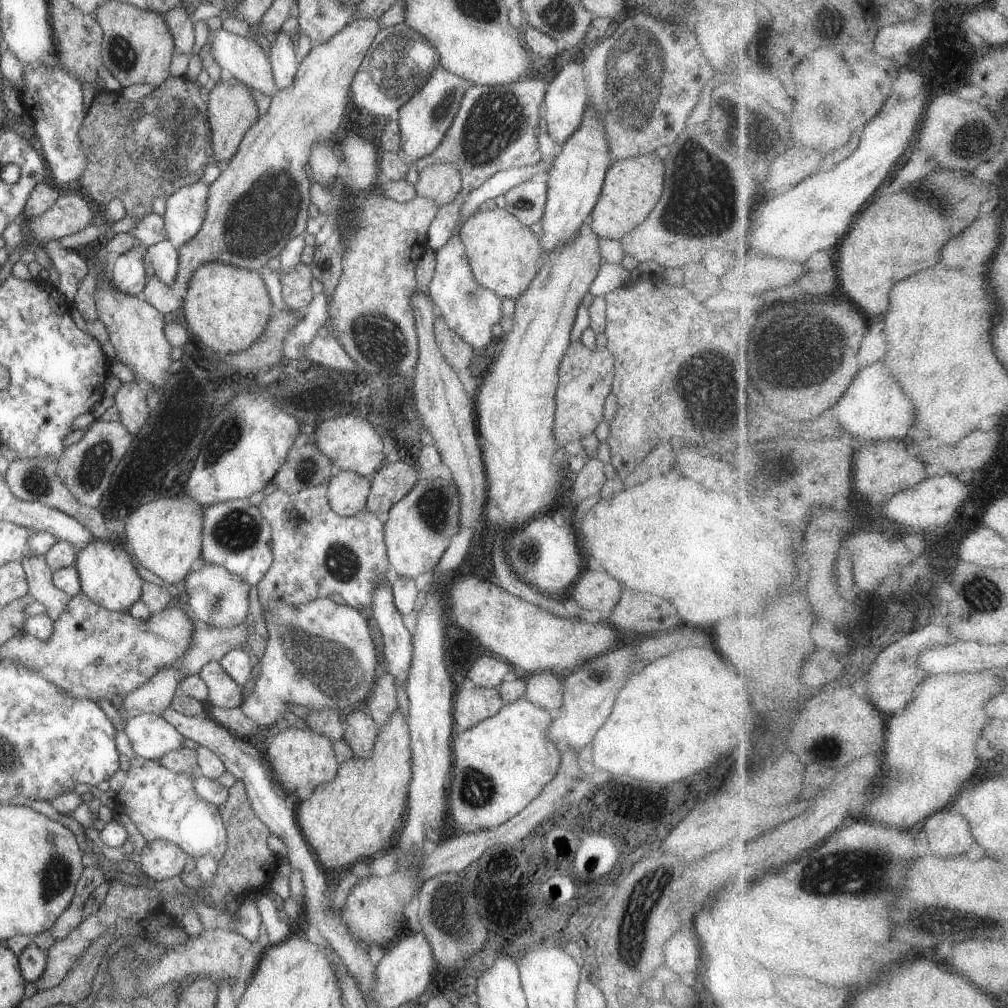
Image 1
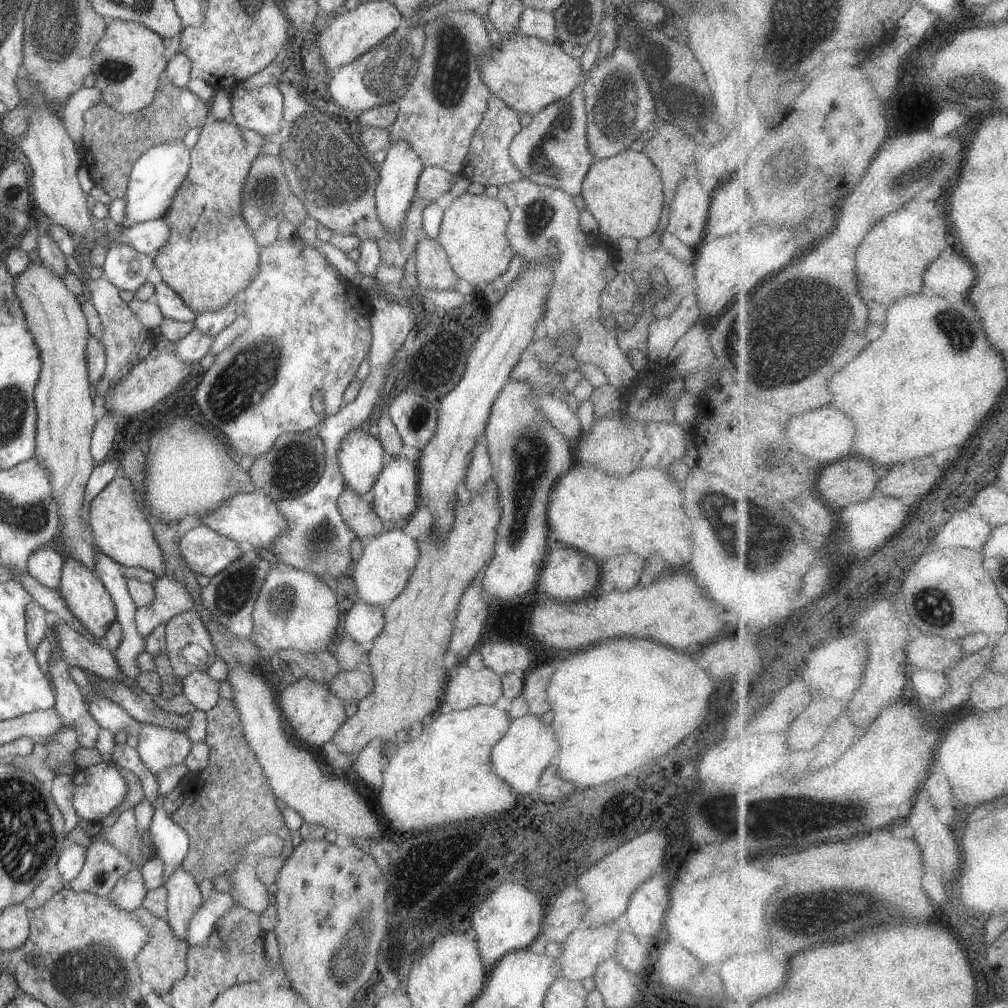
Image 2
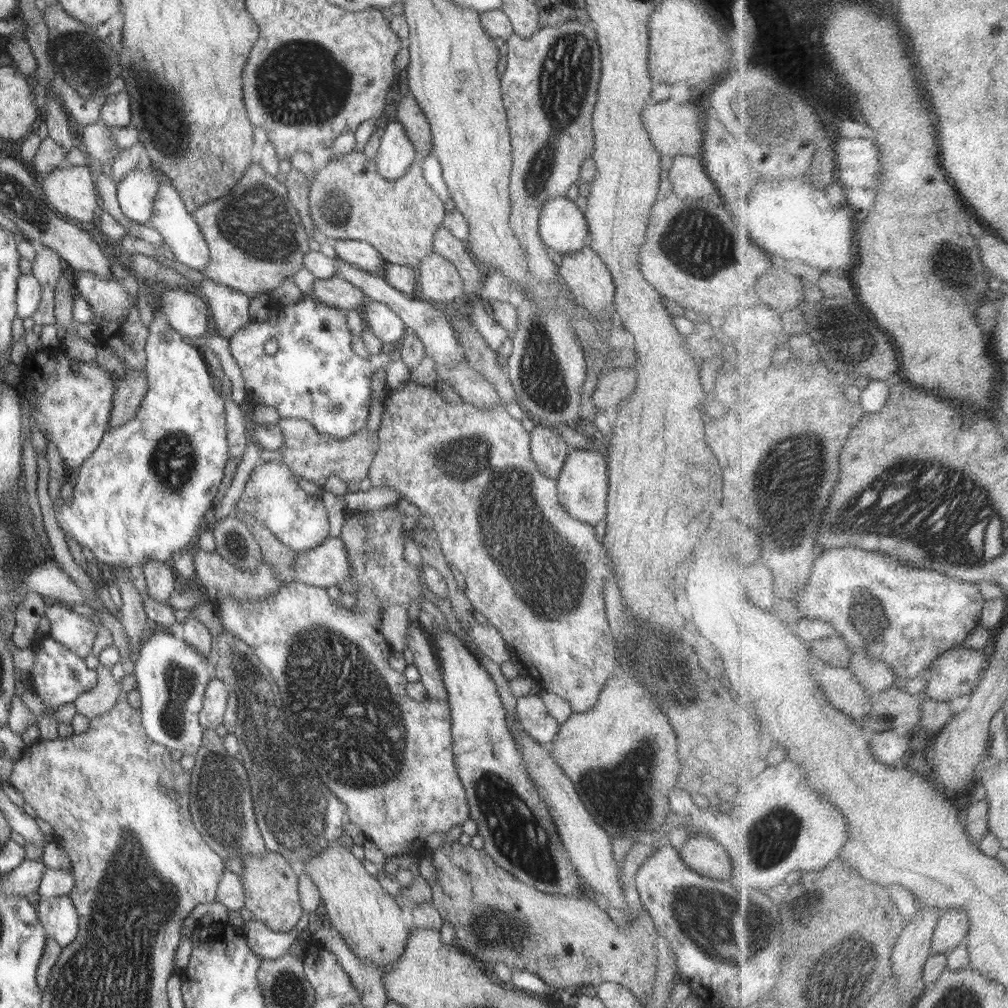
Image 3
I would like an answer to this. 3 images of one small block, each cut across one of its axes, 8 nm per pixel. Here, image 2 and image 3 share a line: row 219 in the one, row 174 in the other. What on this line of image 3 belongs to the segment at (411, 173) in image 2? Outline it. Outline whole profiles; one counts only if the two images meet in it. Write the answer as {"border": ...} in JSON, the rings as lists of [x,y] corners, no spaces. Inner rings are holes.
{"border":[[[398,121],[388,123],[380,138],[380,146],[375,158],[380,176],[396,184],[417,159],[415,146],[408,138],[403,124]]]}

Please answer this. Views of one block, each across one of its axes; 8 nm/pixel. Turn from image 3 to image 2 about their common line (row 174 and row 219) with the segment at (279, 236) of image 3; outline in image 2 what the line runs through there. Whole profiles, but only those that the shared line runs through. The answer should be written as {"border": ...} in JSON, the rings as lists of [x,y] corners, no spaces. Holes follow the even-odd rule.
{"border":[[[253,153],[251,167],[242,191],[242,216],[248,228],[255,233],[264,222],[280,215],[286,198],[293,193],[282,170],[281,159],[268,154]]]}

